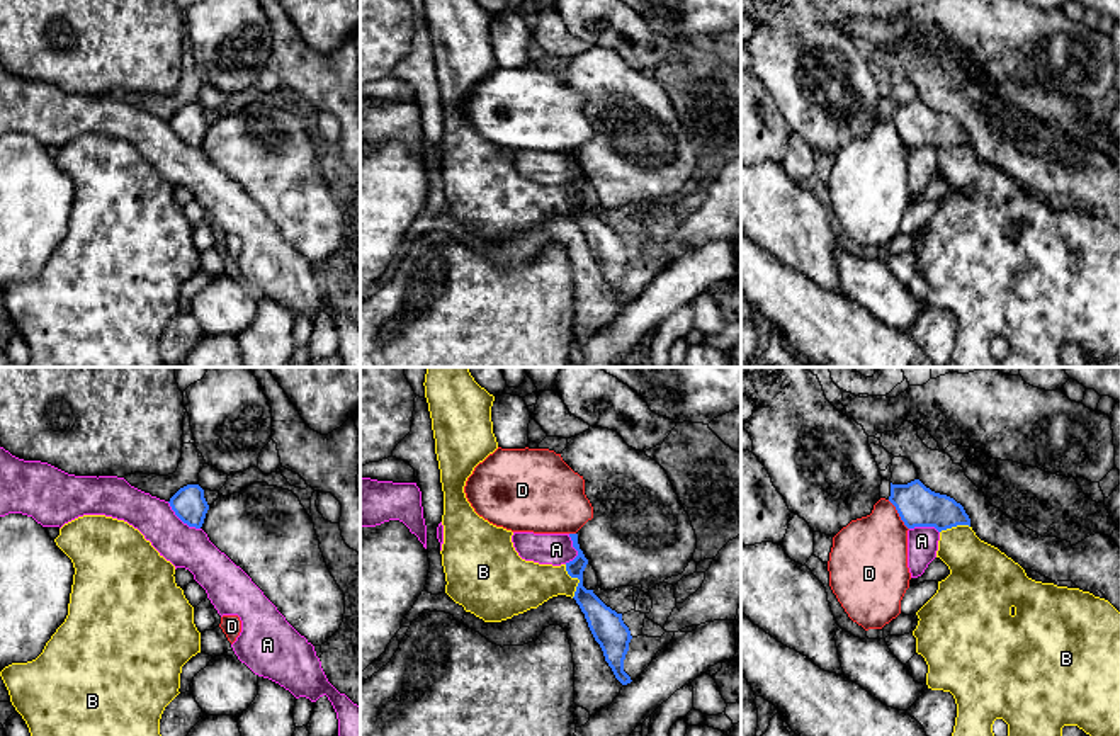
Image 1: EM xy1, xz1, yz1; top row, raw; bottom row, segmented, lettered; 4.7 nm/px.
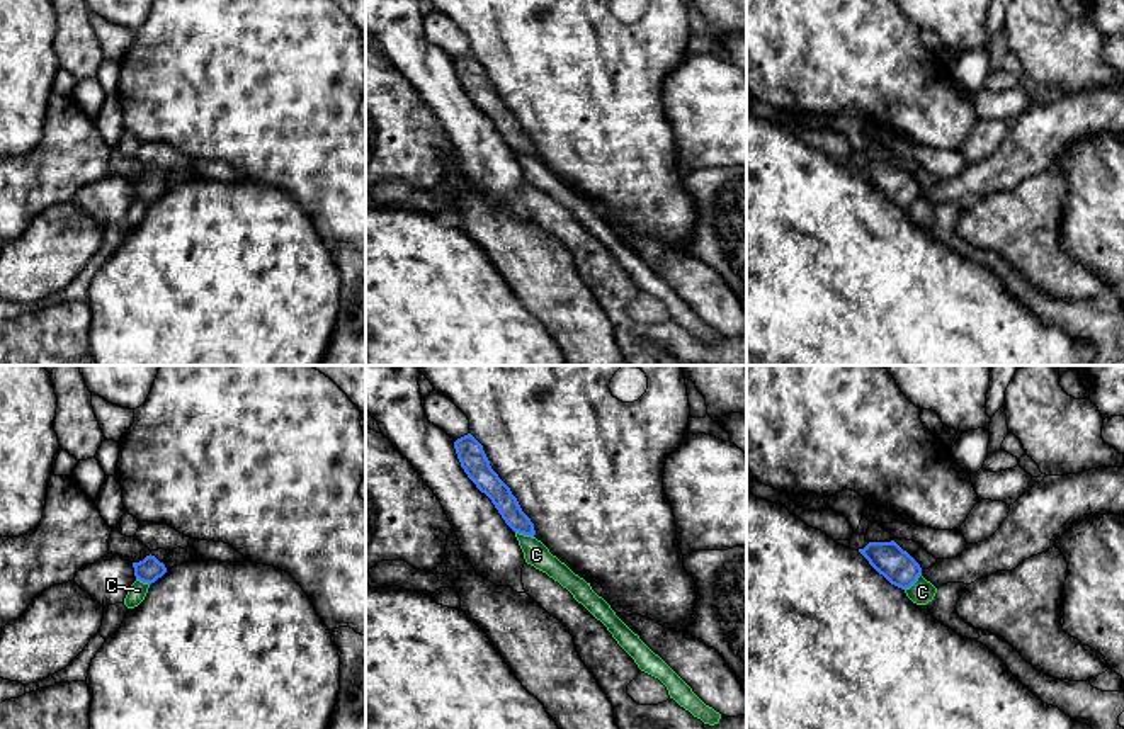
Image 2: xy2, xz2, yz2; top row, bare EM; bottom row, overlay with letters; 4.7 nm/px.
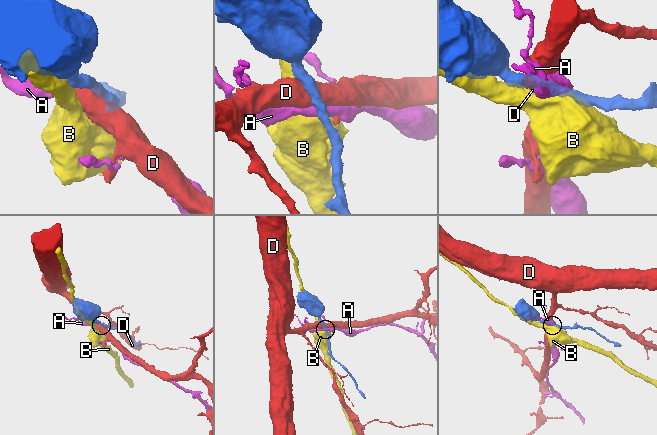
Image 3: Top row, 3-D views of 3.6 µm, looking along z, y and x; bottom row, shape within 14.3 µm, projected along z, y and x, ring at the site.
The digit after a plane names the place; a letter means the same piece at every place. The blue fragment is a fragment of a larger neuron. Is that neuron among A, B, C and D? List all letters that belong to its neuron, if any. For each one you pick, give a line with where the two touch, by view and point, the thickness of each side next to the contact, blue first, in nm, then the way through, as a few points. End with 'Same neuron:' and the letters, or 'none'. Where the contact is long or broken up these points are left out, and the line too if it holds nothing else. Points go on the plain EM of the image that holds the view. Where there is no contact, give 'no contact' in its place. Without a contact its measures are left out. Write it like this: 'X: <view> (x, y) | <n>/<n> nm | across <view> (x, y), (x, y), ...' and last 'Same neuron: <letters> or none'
Same neuron: none

